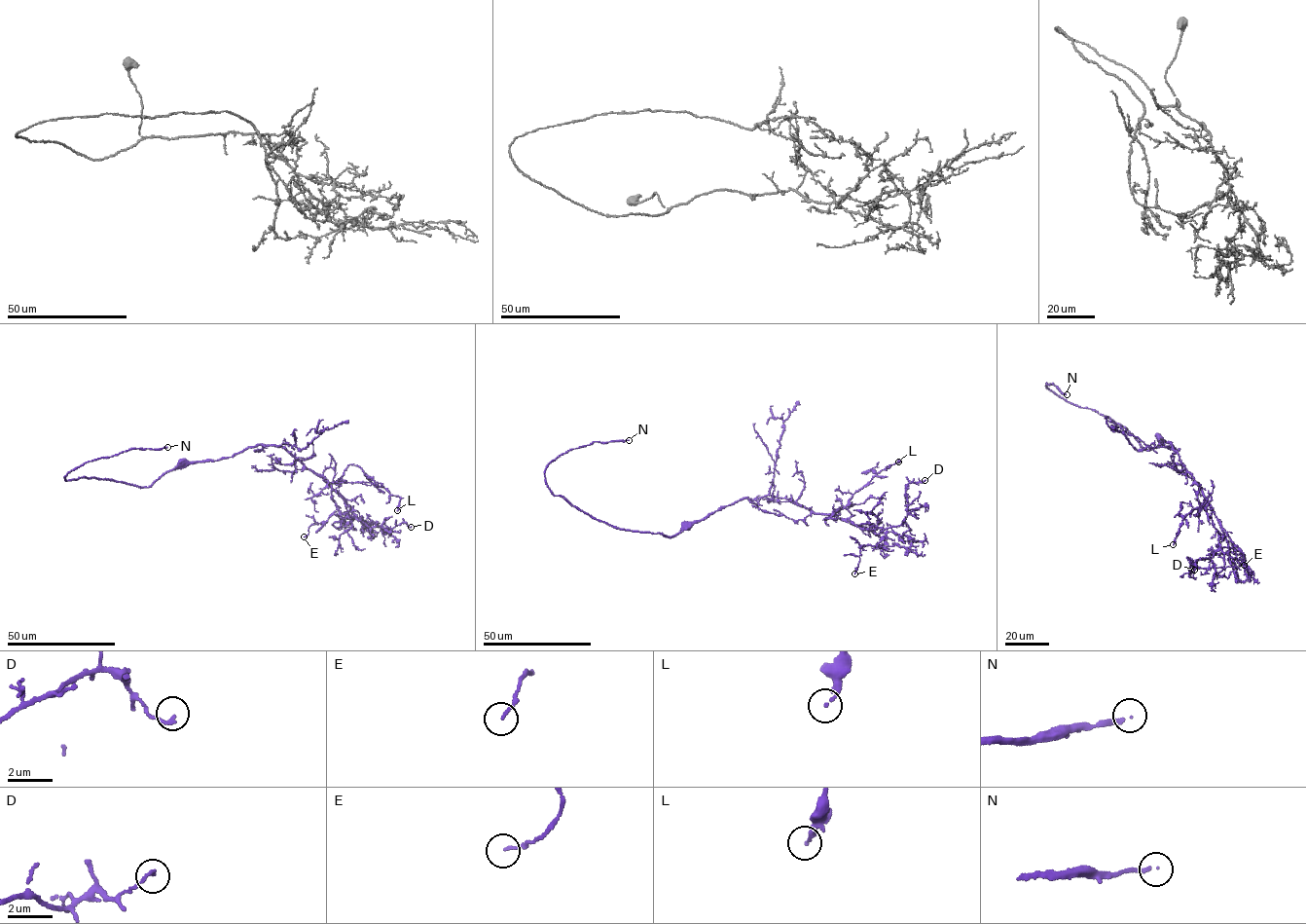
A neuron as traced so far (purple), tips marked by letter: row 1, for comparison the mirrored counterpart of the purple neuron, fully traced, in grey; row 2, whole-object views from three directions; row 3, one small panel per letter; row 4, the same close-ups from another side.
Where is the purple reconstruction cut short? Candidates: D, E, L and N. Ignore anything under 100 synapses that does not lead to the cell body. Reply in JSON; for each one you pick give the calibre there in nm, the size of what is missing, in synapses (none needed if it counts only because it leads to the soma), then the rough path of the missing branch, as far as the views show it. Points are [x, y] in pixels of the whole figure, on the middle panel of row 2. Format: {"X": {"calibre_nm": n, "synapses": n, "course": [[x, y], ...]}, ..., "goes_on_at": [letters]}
{"N": {"calibre_nm": 140, "synapses": 300, "course": [[629, 440], [703, 439], [743, 452], [776, 447], [805, 466], [818, 470], [826, 464], [827, 448]]}, "goes_on_at": ["N"]}

